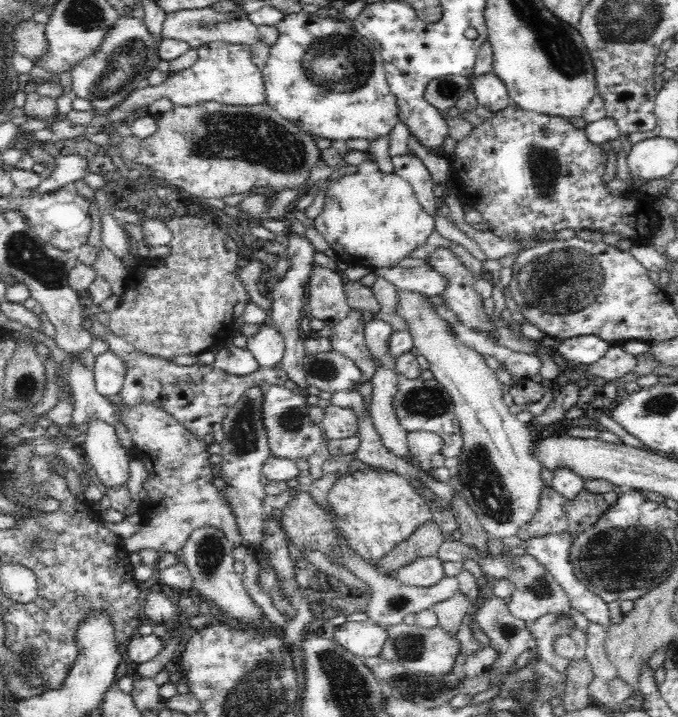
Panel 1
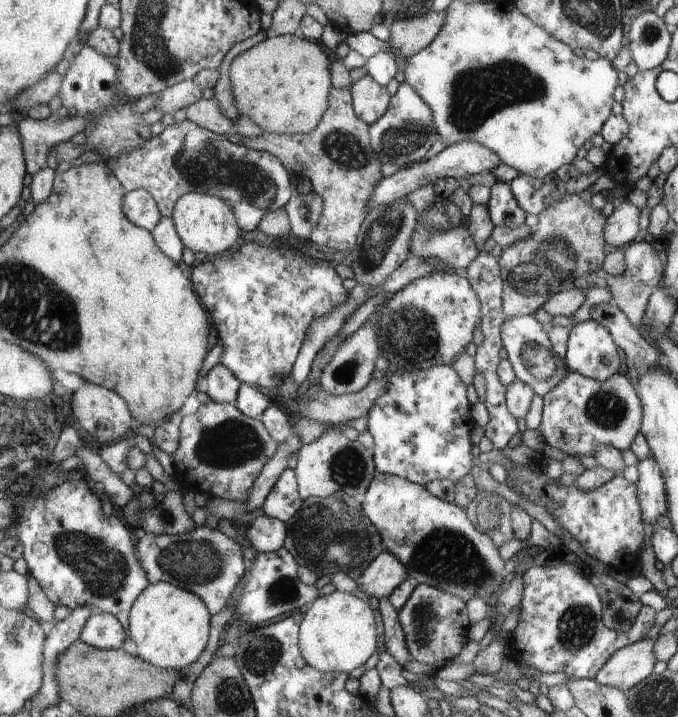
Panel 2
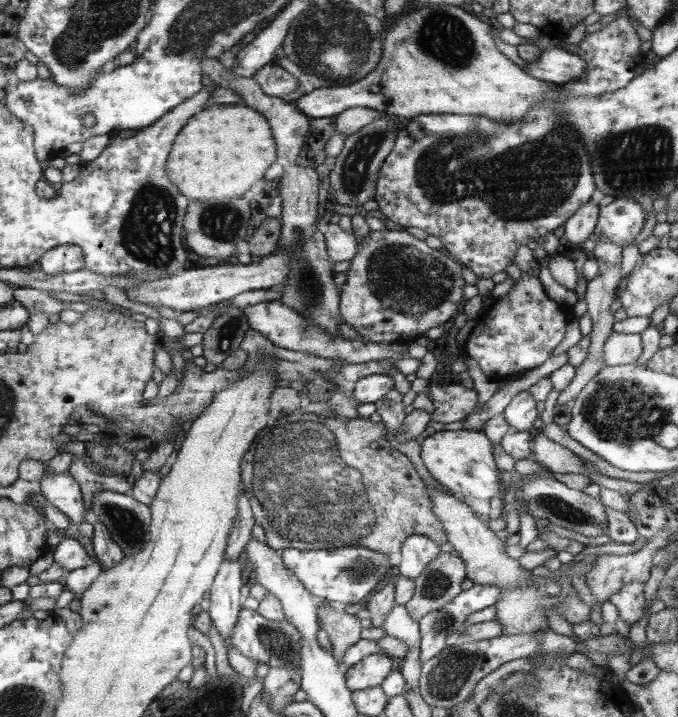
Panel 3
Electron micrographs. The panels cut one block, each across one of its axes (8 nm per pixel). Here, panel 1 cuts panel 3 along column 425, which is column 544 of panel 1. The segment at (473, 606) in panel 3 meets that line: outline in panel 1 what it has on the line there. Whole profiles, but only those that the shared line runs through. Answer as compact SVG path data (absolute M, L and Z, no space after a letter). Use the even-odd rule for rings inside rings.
M544 614L538 620L532 621L530 631L533 636L534 649L544 662L552 666L553 642L556 637L569 635L576 627L574 619L568 614L566 618L560 618L555 614Z

